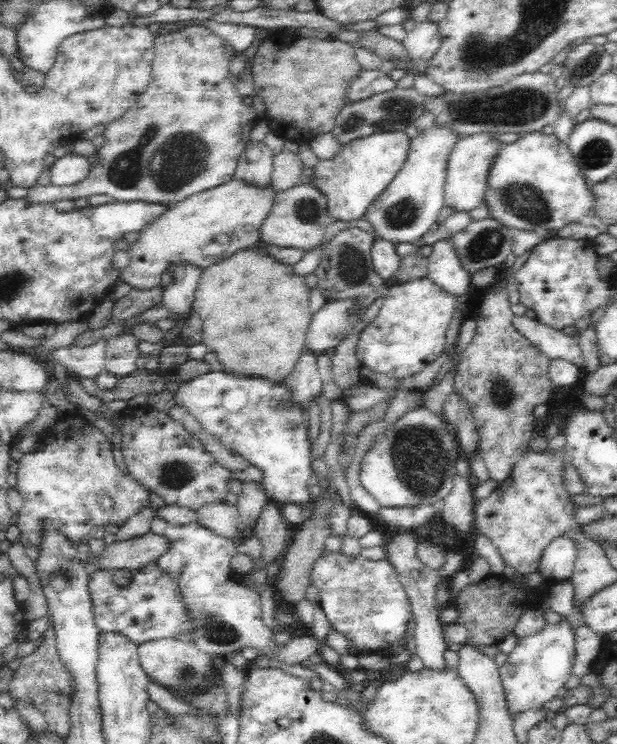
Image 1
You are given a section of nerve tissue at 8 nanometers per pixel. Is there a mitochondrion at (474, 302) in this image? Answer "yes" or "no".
no

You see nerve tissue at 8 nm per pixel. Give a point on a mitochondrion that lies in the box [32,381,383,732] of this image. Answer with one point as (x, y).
(218, 632)

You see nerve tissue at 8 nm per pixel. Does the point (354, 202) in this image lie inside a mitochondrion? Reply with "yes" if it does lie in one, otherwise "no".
no

